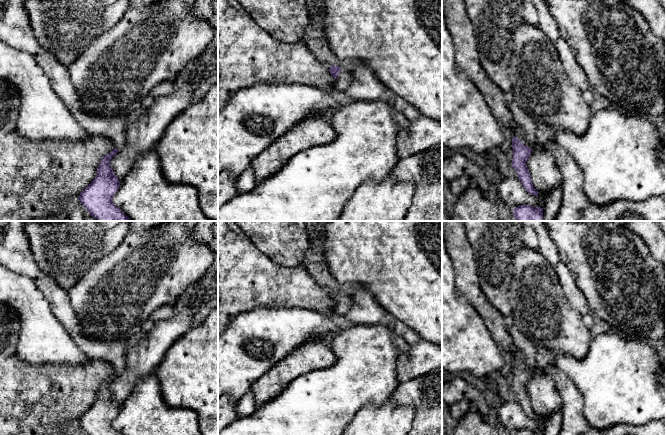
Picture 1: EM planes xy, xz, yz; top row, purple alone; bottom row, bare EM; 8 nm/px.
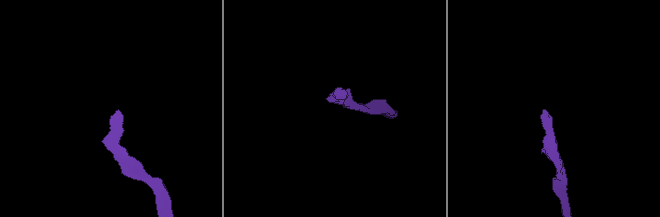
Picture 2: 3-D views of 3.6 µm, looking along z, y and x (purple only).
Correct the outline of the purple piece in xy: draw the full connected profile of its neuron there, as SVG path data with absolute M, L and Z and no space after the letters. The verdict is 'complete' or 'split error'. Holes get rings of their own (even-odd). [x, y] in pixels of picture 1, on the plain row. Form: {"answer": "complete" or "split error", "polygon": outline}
{"answer": "split error", "polygon": "M0 221L0 265L34 282L54 316L82 352L91 359L111 364L113 374L101 383L96 401L80 417L78 424L88 435L121 435L112 425L120 405L110 390L110 384L125 371L128 351L126 340L102 342L93 340L81 331L66 290L37 265L30 251L24 221Z"}

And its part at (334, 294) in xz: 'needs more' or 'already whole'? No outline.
needs more

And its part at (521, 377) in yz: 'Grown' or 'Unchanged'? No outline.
Grown

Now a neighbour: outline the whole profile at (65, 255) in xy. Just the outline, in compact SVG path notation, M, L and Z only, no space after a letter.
M24 221L24 228L37 265L64 290L74 286L100 260L98 255L101 253L101 240L105 231L98 221L75 221L66 228L63 221Z

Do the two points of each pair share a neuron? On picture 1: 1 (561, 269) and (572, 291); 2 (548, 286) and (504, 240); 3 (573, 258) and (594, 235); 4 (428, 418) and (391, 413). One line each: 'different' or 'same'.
1: same
2: different
3: same
4: different

